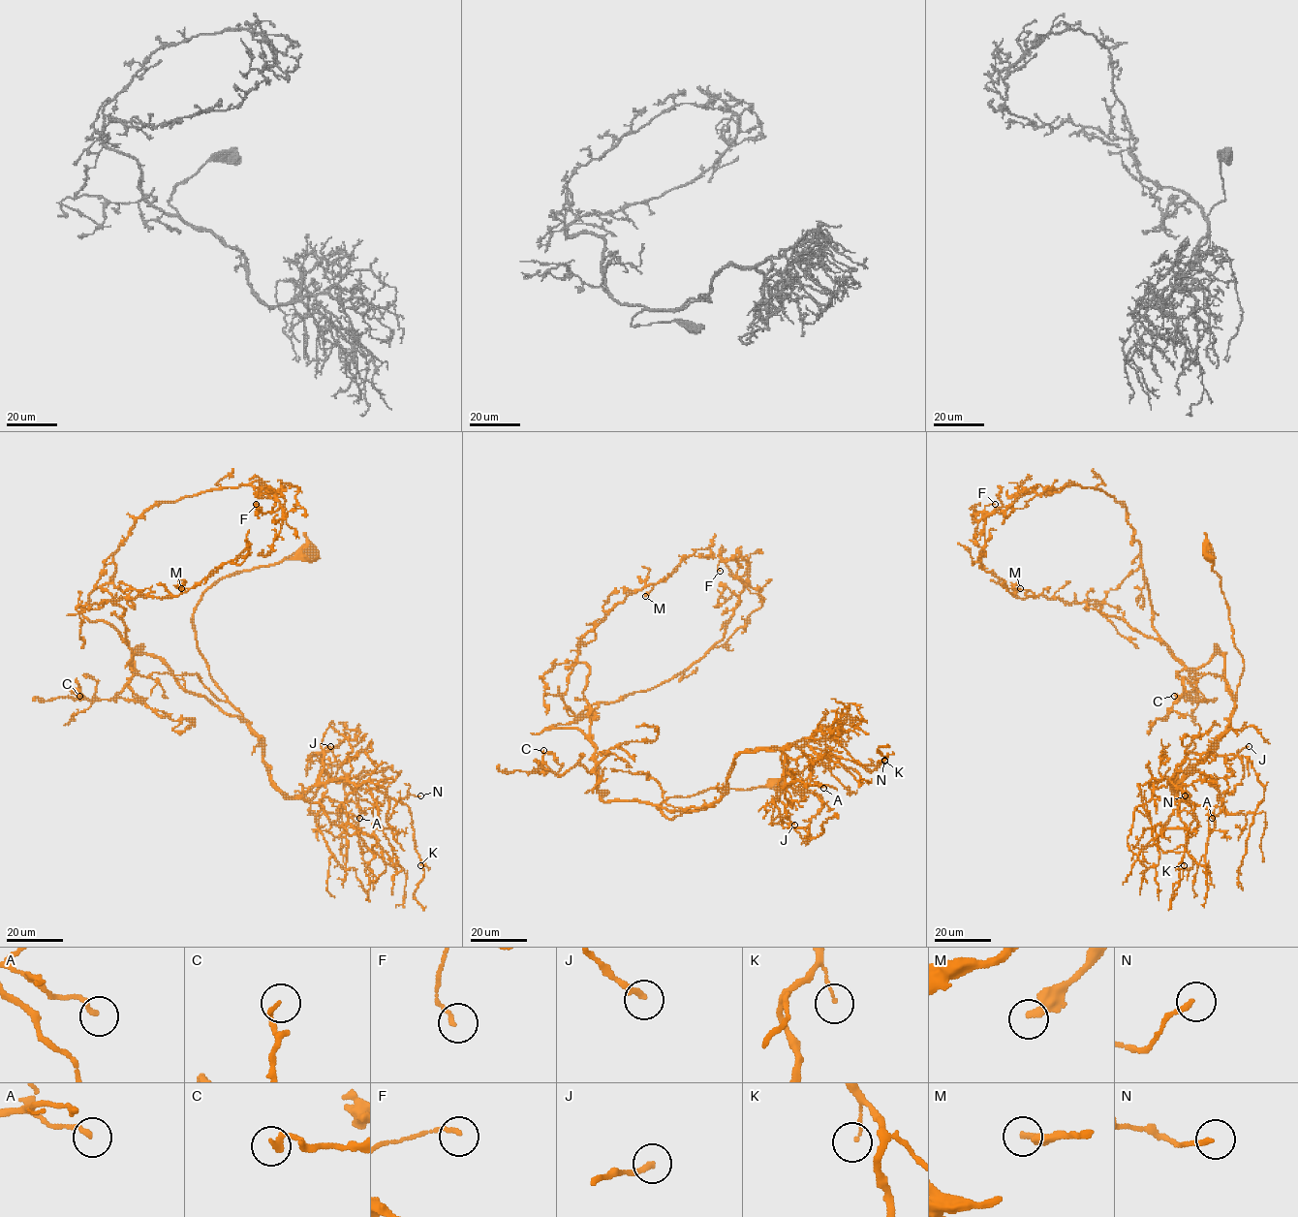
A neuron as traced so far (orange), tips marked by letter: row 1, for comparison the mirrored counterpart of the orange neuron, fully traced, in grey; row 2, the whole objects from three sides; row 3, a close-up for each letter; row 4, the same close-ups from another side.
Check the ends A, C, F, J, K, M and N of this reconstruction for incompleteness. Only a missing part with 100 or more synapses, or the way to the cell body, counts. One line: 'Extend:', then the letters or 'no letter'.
Extend: no letter

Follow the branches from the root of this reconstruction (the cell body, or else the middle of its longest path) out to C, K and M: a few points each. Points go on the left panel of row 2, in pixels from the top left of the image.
C: (311, 555), (222, 577), (195, 610), (197, 647), (241, 717), (136, 651), (120, 693), (79, 696)
K: (311, 555), (212, 583), (193, 615), (197, 647), (285, 795), (339, 779), (382, 791), (408, 807), (420, 865)
M: (311, 555), (222, 577), (195, 610), (241, 717), (159, 658), (130, 666), (113, 602), (181, 588)

